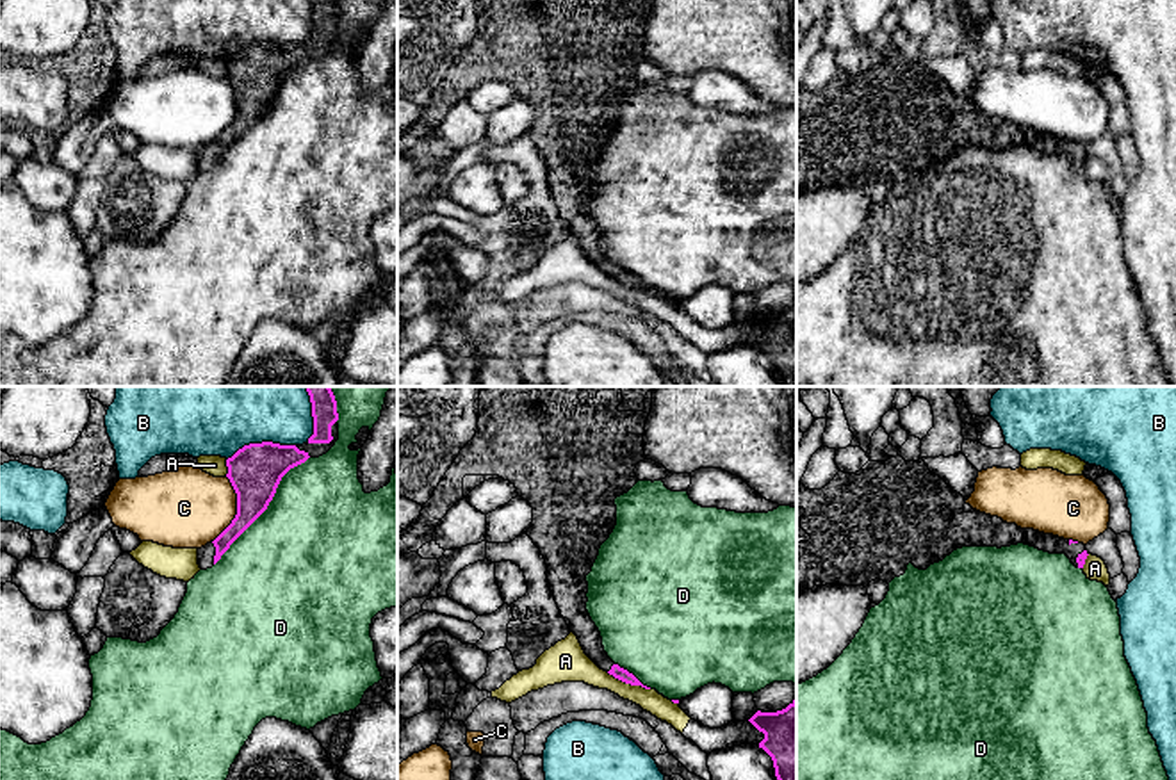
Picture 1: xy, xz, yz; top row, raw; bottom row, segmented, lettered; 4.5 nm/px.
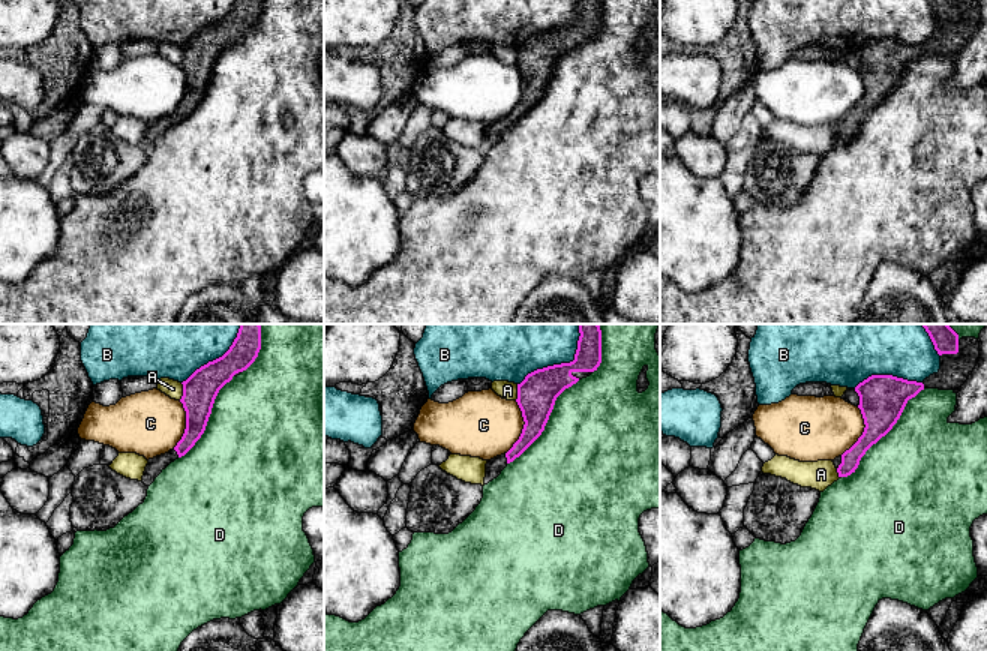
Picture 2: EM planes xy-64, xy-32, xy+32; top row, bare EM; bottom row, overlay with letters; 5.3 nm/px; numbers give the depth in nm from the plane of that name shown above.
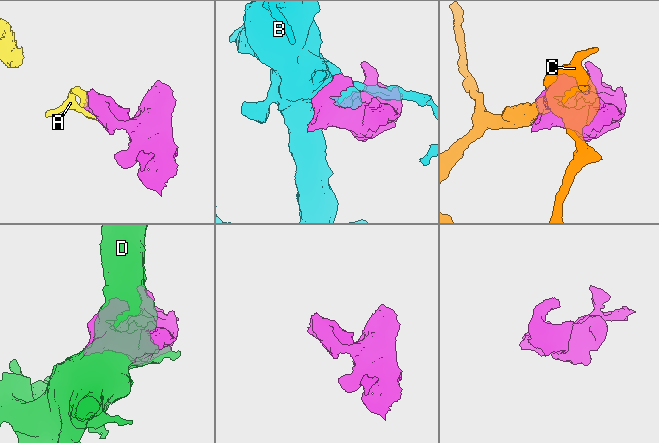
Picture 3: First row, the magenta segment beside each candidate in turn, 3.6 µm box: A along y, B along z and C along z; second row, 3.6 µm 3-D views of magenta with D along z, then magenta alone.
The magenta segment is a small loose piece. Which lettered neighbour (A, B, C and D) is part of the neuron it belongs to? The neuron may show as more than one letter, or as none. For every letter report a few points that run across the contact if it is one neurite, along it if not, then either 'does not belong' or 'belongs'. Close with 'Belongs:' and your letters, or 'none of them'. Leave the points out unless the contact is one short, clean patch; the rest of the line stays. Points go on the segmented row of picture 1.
A: does not belong
B: does not belong
C: does not belong
D: does not belong
Belongs: none of them

